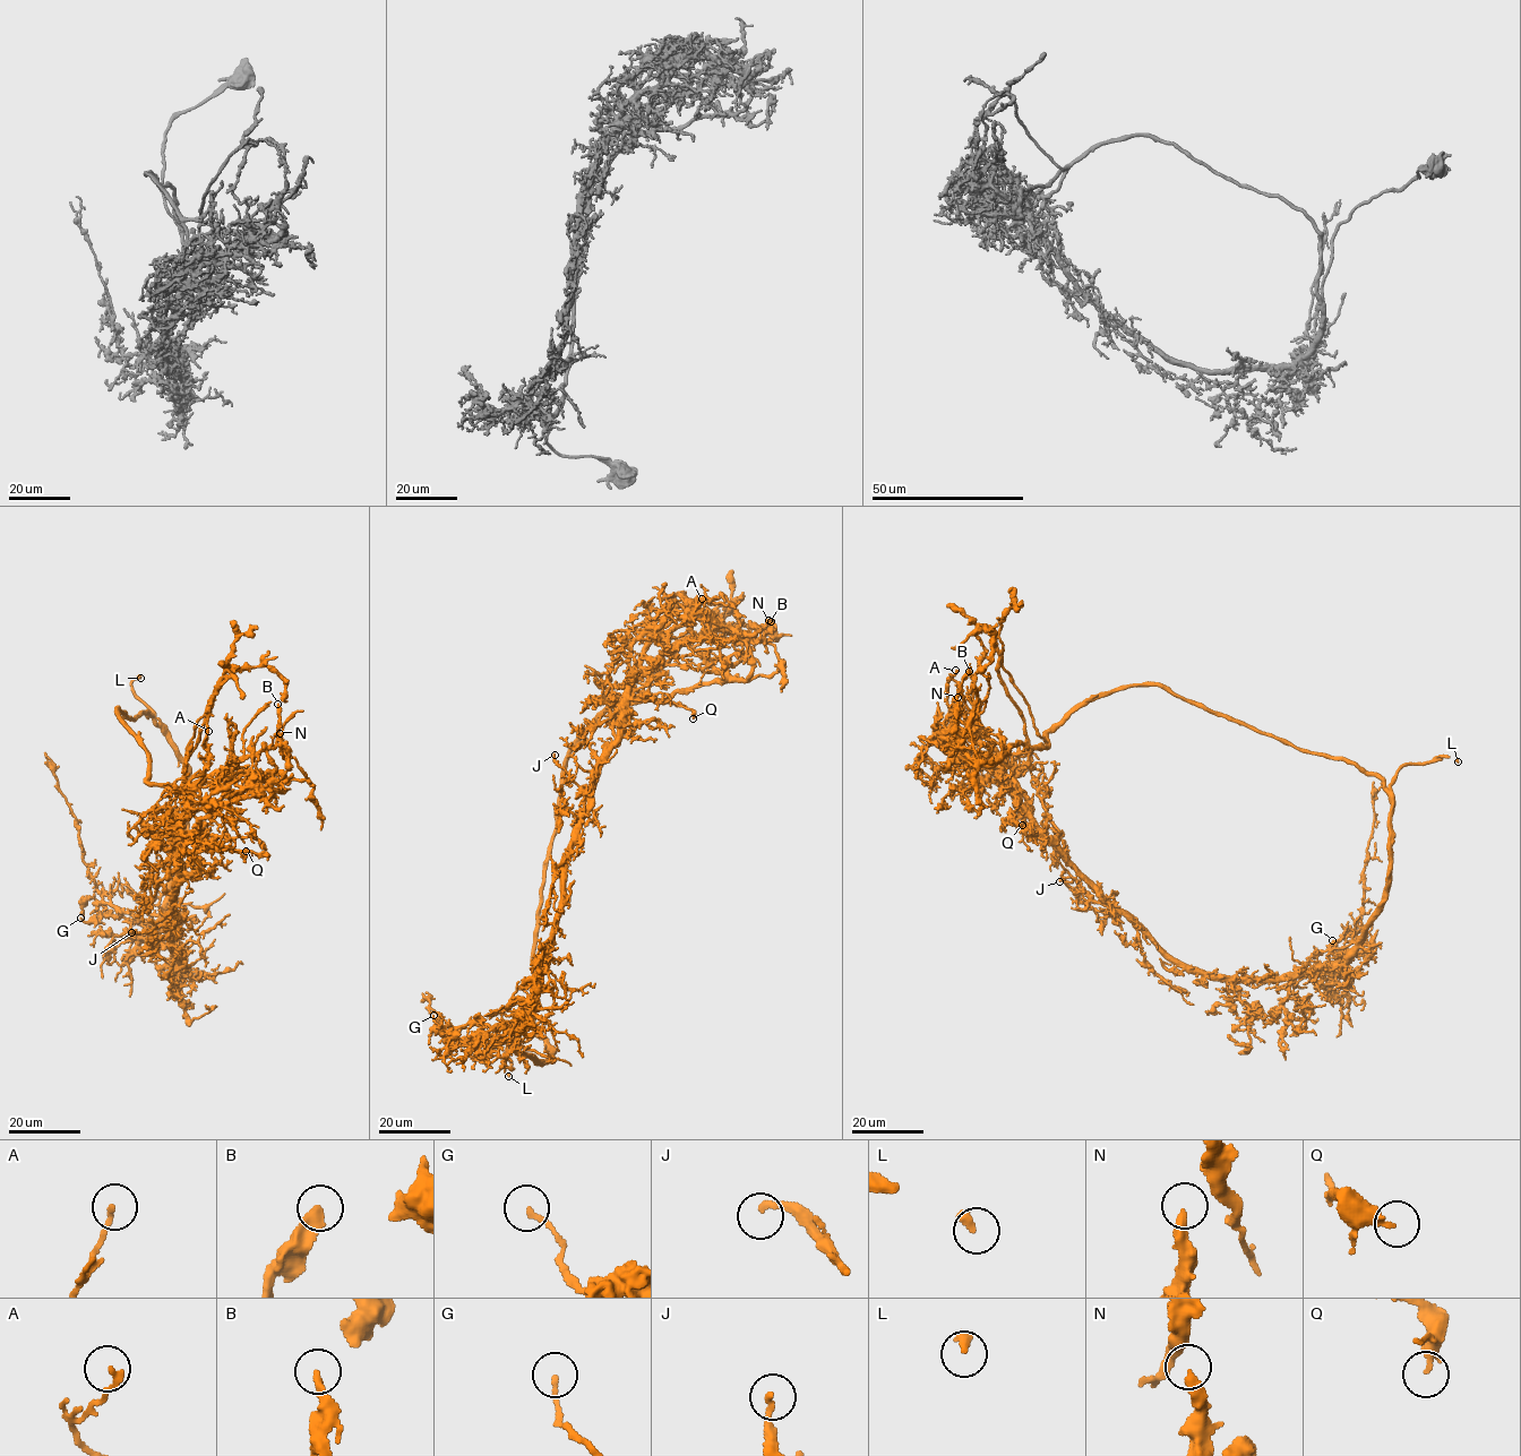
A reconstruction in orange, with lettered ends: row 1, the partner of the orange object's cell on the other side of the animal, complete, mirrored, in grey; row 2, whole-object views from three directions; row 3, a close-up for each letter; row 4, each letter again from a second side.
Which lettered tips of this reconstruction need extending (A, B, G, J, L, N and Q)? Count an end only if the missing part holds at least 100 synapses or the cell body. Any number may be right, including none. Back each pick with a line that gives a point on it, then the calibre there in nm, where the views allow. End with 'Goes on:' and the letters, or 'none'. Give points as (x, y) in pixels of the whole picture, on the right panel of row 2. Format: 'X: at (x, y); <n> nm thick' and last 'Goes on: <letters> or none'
L: at (1458, 761); 280 nm thick
Goes on: L

